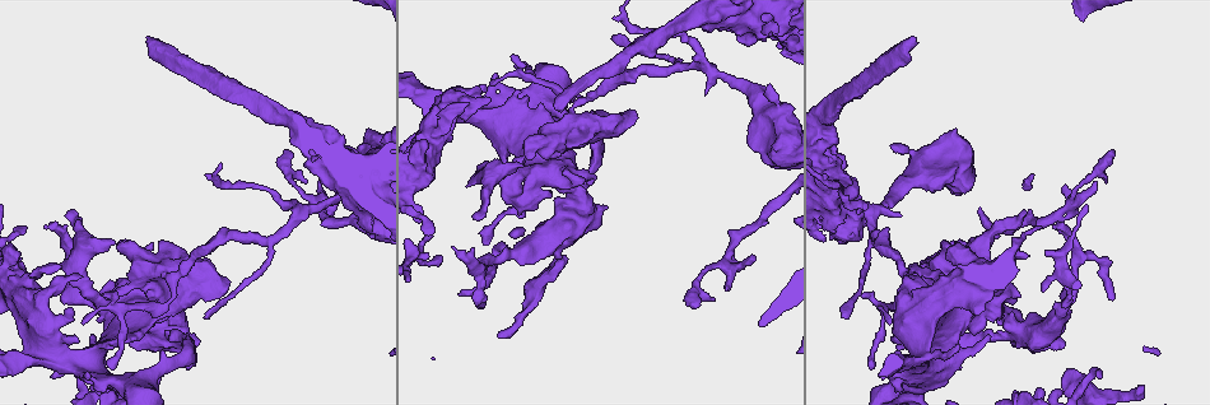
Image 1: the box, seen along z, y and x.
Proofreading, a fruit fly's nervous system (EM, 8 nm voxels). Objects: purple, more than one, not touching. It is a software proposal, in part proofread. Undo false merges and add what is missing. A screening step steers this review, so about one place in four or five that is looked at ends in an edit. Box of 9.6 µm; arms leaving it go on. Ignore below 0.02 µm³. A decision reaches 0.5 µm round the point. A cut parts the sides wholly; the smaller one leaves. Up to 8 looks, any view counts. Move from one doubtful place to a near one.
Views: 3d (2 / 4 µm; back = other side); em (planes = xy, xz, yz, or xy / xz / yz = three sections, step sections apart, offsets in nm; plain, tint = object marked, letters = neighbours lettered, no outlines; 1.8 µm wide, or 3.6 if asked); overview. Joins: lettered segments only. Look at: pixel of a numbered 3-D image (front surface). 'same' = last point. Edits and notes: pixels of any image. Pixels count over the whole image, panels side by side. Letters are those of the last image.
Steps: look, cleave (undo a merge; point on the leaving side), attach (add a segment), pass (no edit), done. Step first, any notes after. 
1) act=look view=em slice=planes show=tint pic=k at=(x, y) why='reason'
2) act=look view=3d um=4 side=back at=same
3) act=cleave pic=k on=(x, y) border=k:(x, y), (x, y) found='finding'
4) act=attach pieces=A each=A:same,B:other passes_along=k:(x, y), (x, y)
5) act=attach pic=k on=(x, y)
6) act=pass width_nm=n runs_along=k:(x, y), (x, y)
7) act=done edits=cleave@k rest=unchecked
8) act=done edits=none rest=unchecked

act=look view=em slice=xz step=8 show=letters pic=1 at=(555, 108)

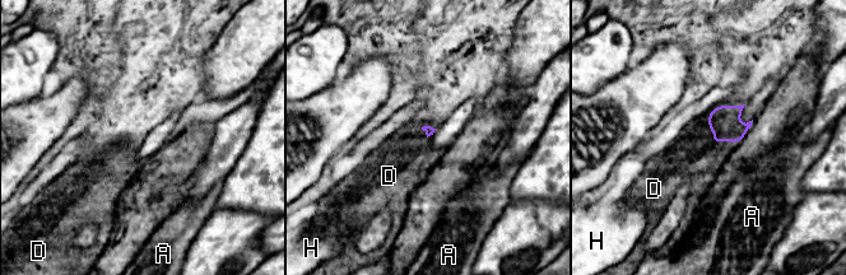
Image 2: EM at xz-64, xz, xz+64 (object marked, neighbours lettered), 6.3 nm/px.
act=look view=em slice=planes show=letters at=same why='cut it another way'

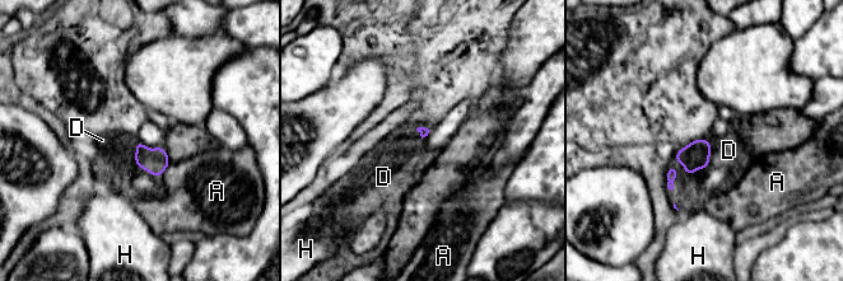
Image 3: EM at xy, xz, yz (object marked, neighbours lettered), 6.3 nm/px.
act=attach pieces=D each=A:other,D:same,H:other passes_along=3:(692, 155), (709, 153), (729, 150) found='the neuron continues'

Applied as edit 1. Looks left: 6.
act=look view=em slice=yz step=4 show=tint pic=1 at=(470, 183)

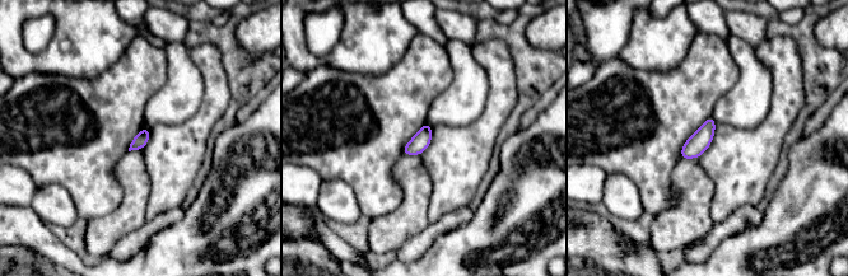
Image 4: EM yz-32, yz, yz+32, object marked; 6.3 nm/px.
act=look view=em slice=xz step=8 show=letters at=same

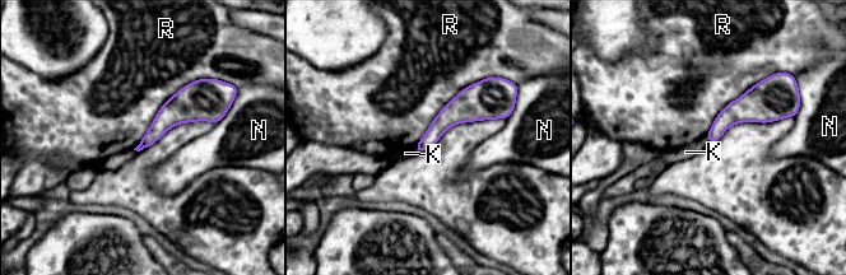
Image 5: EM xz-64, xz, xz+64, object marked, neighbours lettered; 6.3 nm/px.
act=pass each=K:other,N:other,R:other border=5:(204, 78), (162, 106), (134, 149) found='no lettered segment goes on from it'

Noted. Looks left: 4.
act=look view=em slice=yz step=4 show=letters pic=1 at=(765, 40) why='stops while still wide'

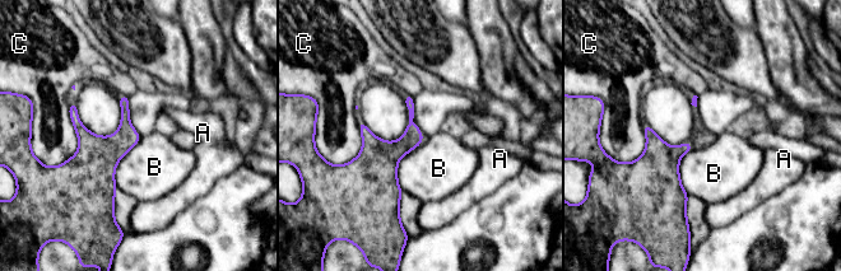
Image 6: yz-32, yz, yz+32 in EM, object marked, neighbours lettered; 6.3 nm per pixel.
act=pass longest_contact=C:420nm each=A:other,B:other,C:other found='none of them fits'

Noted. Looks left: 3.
act=done edits=attach@3 rest=unchecked

